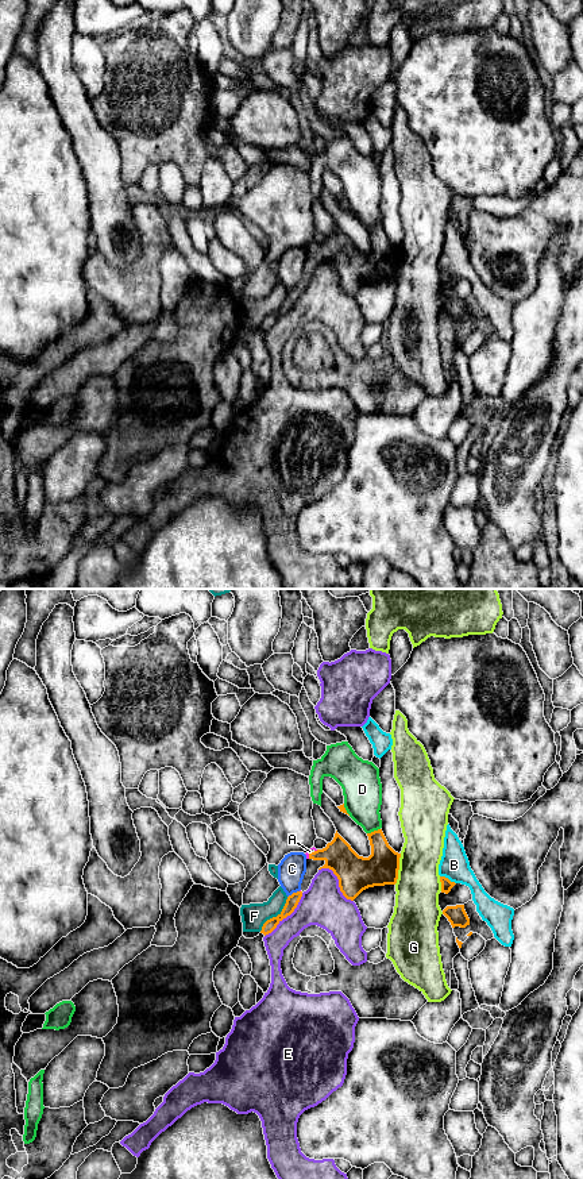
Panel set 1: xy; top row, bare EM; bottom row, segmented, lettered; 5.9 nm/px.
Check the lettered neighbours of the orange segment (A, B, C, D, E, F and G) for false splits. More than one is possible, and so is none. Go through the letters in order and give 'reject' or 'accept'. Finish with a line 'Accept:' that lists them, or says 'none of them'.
A: accept
B: reject
C: reject
D: reject
E: reject
F: reject
G: reject
Accept: A

